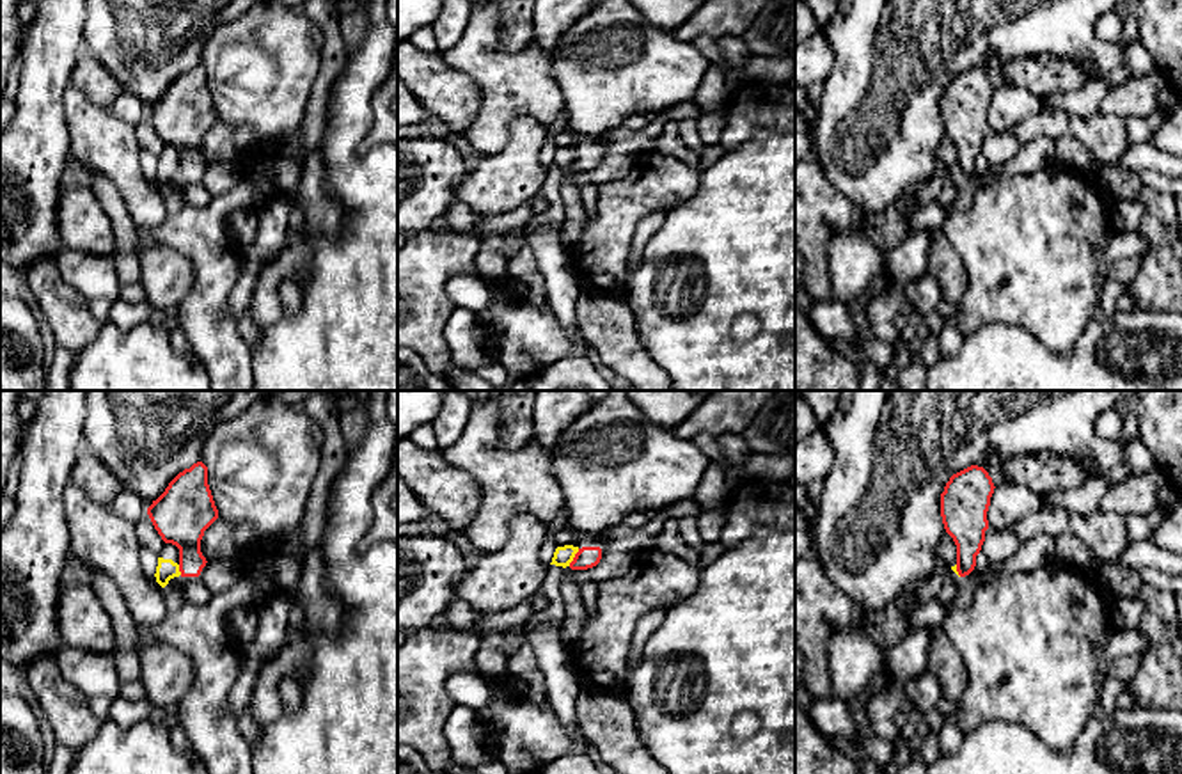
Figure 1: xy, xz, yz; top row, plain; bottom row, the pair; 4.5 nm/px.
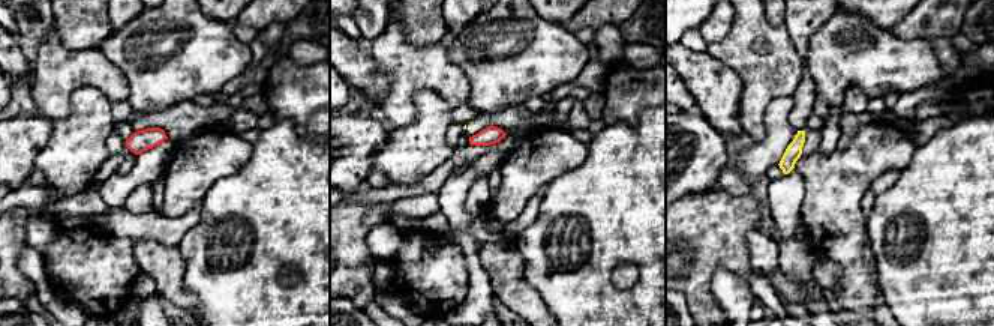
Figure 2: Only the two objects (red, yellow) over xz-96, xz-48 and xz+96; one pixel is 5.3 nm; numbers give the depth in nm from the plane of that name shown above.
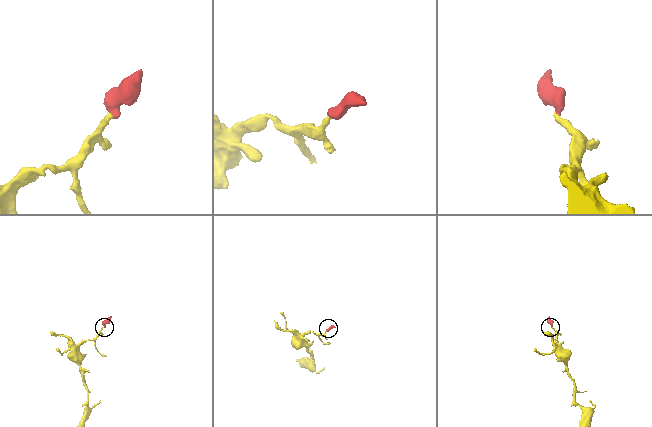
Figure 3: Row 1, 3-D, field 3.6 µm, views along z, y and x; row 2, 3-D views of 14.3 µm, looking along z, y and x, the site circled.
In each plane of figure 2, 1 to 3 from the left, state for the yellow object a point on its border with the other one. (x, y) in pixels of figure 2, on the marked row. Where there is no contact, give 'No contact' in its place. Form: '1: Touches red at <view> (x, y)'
1: No contact
2: No contact
3: No contact

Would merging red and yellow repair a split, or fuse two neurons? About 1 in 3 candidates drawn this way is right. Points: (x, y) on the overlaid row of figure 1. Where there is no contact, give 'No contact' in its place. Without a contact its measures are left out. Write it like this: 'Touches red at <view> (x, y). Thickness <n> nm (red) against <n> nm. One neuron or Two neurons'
Touches red at xz (574, 558). Thickness 100 nm (red) against 90 nm. Two neurons

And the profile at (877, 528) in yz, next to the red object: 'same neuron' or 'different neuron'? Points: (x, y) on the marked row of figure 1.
different neuron

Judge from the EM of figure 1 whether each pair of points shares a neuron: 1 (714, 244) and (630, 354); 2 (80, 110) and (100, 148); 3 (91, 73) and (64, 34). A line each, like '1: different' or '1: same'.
1: different
2: same
3: different

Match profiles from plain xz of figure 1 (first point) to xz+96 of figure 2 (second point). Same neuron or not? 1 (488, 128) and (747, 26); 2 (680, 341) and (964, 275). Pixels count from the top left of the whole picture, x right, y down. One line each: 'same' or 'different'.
1: same
2: same

